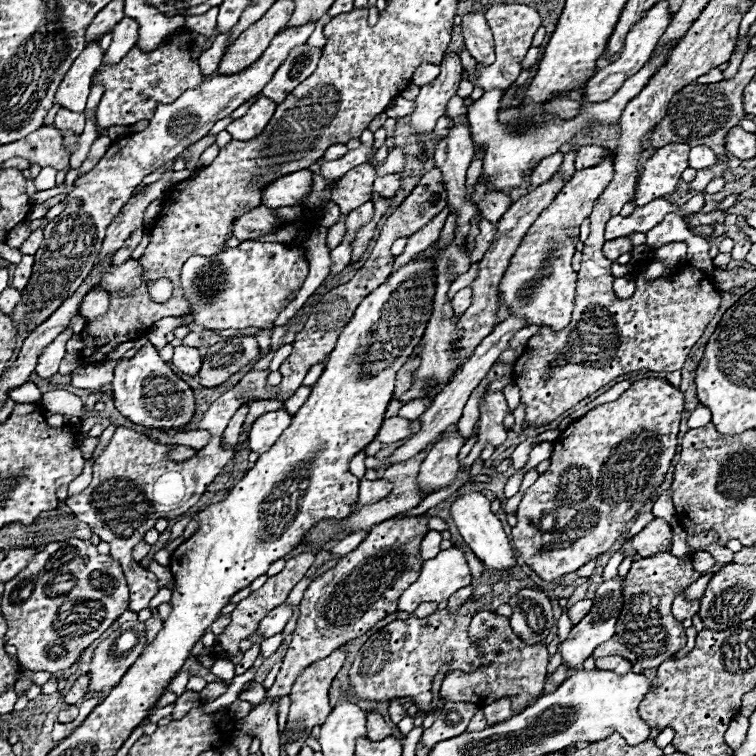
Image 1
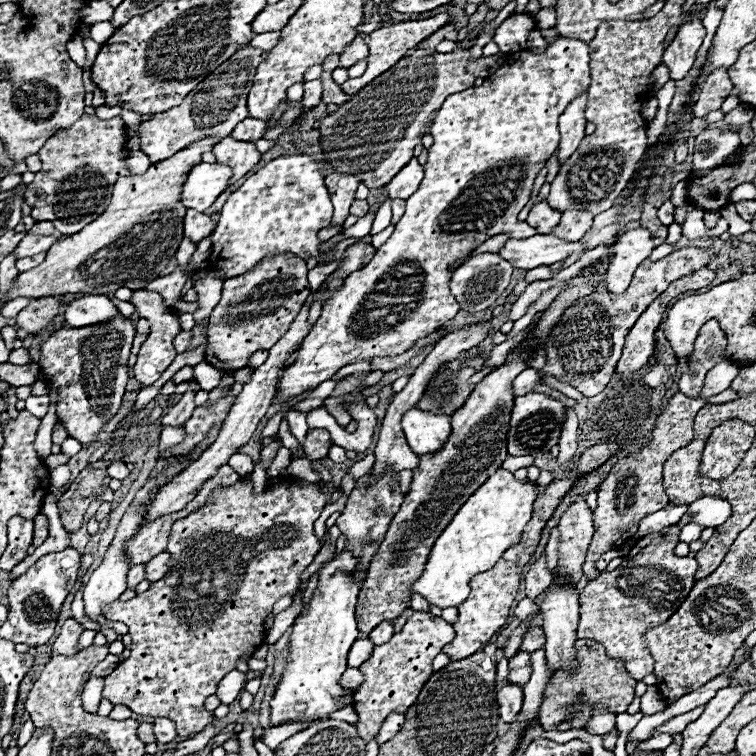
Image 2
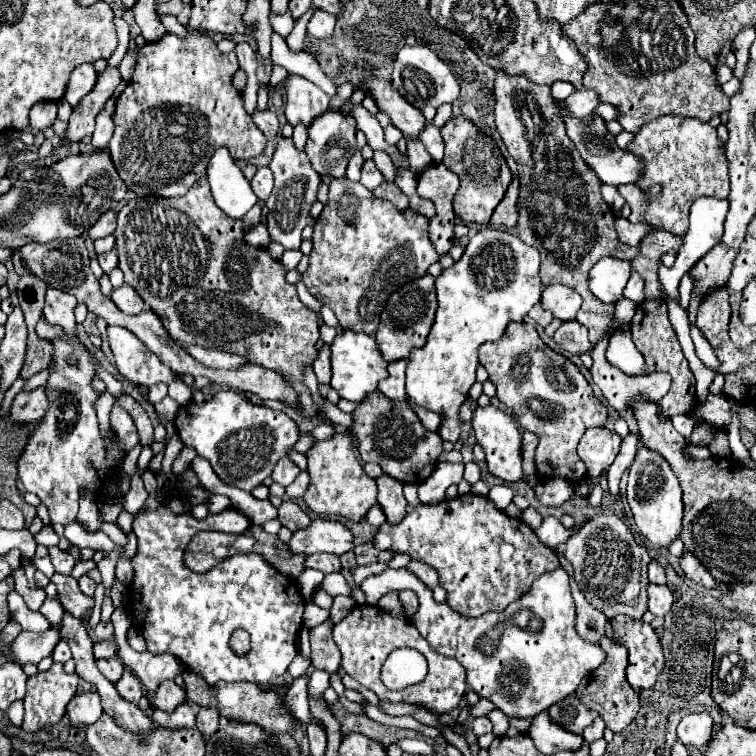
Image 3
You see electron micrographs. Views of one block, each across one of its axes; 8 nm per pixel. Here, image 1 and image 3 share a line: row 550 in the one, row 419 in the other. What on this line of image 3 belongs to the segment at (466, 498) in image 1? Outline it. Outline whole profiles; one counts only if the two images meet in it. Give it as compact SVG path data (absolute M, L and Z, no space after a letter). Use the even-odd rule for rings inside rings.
M480 406L474 412L472 428L474 428L478 444L482 446L484 454L486 454L488 472L492 476L498 476L498 478L506 480L506 482L522 480L524 478L524 474L522 474L522 432L520 432L518 424L514 422L514 418L500 408L494 408L494 406L484 406L482 408Z

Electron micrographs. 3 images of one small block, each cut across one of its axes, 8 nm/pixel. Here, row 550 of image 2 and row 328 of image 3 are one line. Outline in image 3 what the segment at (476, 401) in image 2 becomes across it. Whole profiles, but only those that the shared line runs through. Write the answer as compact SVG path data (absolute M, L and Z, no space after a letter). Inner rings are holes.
M430 274L416 278L396 292L390 294L384 312L380 314L380 326L374 334L380 354L384 360L394 362L394 360L406 360L412 348L420 348L426 344L426 336L434 324L434 314L436 314L436 292L434 292L434 278Z

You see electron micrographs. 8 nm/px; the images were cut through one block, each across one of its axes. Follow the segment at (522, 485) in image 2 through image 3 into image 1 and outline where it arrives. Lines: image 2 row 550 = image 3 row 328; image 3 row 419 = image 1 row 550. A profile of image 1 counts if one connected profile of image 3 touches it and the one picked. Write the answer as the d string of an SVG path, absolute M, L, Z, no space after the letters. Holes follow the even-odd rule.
M456 546L440 550L436 558L422 564L416 582L412 582L400 596L398 608L402 612L414 612L424 602L448 600L460 588L470 586L470 580L472 578L464 554Z

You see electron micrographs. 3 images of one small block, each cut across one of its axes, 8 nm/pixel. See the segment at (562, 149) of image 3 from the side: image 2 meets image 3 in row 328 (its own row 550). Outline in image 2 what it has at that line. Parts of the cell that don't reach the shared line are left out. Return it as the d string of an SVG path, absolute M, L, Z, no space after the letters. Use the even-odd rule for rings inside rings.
M718 362L704 380L702 386L702 398L686 398L684 394L676 394L674 398L670 398L666 412L658 416L656 420L656 430L652 434L652 440L636 454L630 454L628 458L618 460L618 464L614 464L614 468L610 470L608 478L604 480L604 484L598 490L598 508L594 512L594 538L592 544L588 546L588 554L586 554L586 562L584 562L584 574L588 580L596 578L600 572L594 568L594 562L608 550L618 548L620 544L624 544L624 540L632 538L638 530L640 520L646 514L652 514L660 508L664 508L670 500L664 492L662 486L662 464L664 460L668 460L668 456L672 456L672 452L676 452L678 448L684 448L692 442L692 428L694 428L694 416L698 414L698 410L708 404L704 398L708 396L716 396L720 392L724 392L726 388L730 388L732 380L738 376L740 368L734 366L732 362Z

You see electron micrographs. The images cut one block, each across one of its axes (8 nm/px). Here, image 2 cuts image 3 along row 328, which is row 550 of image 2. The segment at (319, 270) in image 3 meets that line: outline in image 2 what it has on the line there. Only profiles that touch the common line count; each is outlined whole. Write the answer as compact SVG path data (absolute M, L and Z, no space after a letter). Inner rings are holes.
M394 470L386 472L382 476L382 486L380 484L374 484L370 488L366 488L366 482L368 482L368 476L356 480L356 486L354 490L350 492L348 496L348 502L346 502L346 508L342 512L342 516L336 520L336 524L340 526L340 532L348 538L346 542L346 548L344 550L350 550L352 554L356 554L360 558L360 564L358 564L358 576L364 576L364 570L366 566L370 564L372 556L376 554L376 548L380 546L380 540L384 540L384 534L388 530L388 524L392 520L392 516L398 512L402 500L404 500L404 494L400 494L400 488L398 488L398 482L392 480L394 476ZM376 504L382 504L382 516L374 516L374 510L376 510Z

